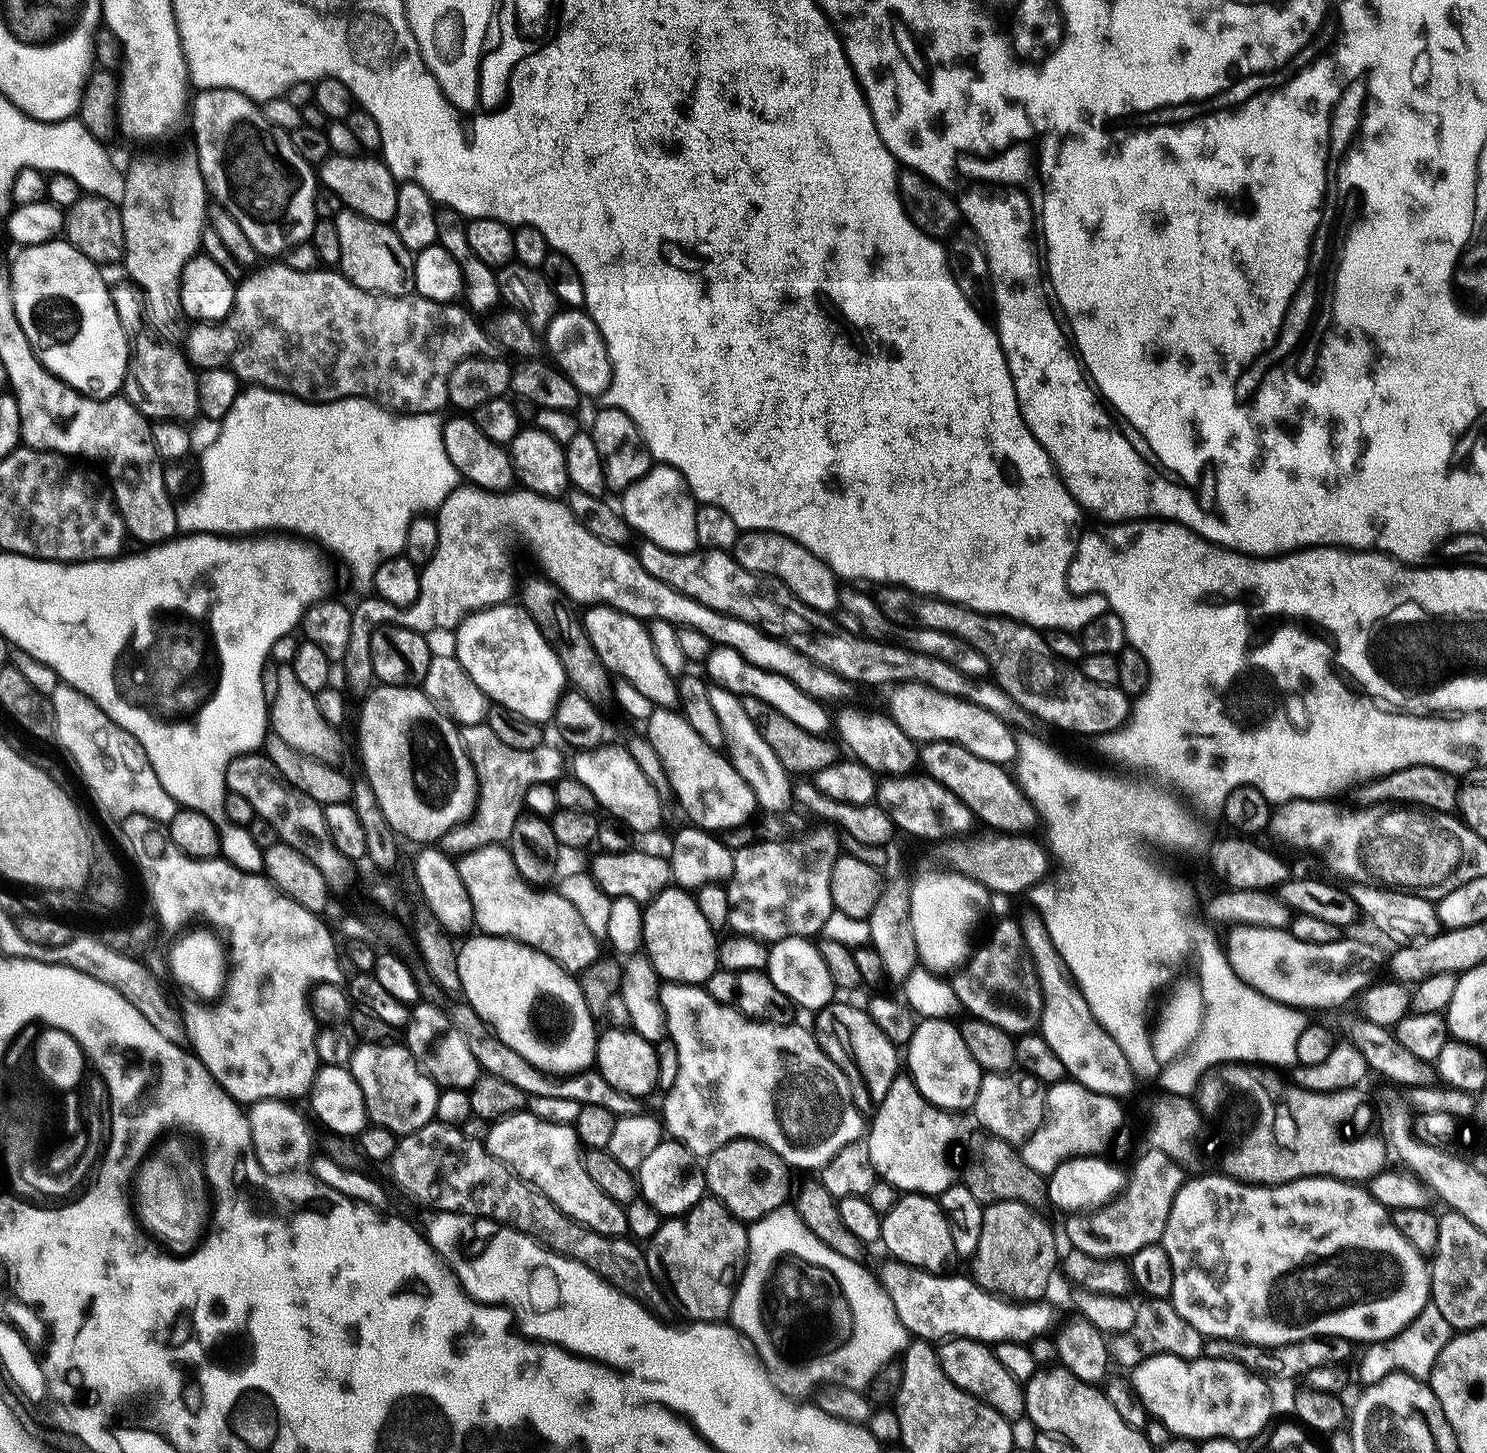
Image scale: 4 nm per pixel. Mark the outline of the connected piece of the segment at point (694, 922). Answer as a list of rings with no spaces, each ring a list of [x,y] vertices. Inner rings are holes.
[[[669,886],[648,901],[644,908],[643,955],[654,966],[661,981],[673,984],[707,985],[718,967],[718,936],[702,918],[698,902],[691,891]]]

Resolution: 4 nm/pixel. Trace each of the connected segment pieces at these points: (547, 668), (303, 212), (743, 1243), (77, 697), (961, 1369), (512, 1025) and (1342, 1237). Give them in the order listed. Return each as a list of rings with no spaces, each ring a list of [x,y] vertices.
[[[505,602],[481,608],[478,612],[469,612],[454,629],[454,636],[456,661],[466,670],[466,674],[470,674],[470,678],[474,678],[474,682],[478,682],[492,704],[506,706],[506,710],[514,710],[514,714],[522,714],[522,718],[530,718],[539,725],[543,725],[544,720],[551,721],[555,717],[560,694],[566,688],[562,662],[558,662],[558,654],[554,654],[524,607],[516,602]]]
[[[206,88],[197,91],[190,104],[190,116],[191,112],[192,132],[196,135],[194,151],[200,163],[202,174],[204,175],[204,184],[208,188],[211,199],[215,203],[221,204],[230,214],[230,218],[234,218],[234,222],[238,222],[238,226],[242,226],[243,232],[246,233],[246,238],[250,238],[250,246],[254,246],[261,257],[272,256],[268,258],[276,258],[279,257],[276,256],[279,252],[280,255],[287,253],[288,249],[293,248],[294,245],[305,243],[311,237],[318,219],[314,210],[314,194],[318,187],[318,176],[314,171],[313,165],[306,163],[302,158],[302,154],[298,154],[298,150],[294,150],[294,142],[292,141],[291,135],[283,132],[278,126],[270,126],[270,122],[266,122],[261,105],[250,97],[244,96],[238,90],[230,90],[229,88]]]
[[[699,1200],[683,1218],[668,1218],[654,1237],[664,1276],[676,1300],[696,1322],[720,1322],[731,1313],[736,1285],[748,1262],[748,1228],[723,1201]]]
[[[60,683],[50,697],[54,718],[56,719],[55,739],[68,751],[70,759],[76,763],[84,784],[96,804],[104,812],[115,818],[130,814],[146,814],[146,818],[167,822],[174,818],[178,807],[176,800],[158,782],[146,750],[122,726],[118,726],[86,694],[71,688],[69,684]]]
[[[953,1336],[941,1343],[936,1348],[936,1357],[942,1366],[942,1370],[946,1374],[946,1378],[950,1378],[950,1382],[954,1382],[954,1386],[961,1388],[966,1394],[970,1394],[974,1398],[978,1398],[986,1406],[990,1406],[994,1410],[998,1410],[998,1414],[1002,1414],[1006,1419],[1013,1422],[1019,1421],[1024,1416],[1024,1384],[1015,1380],[1006,1369],[1002,1367],[1002,1362],[998,1362],[995,1351],[982,1340],[967,1340],[961,1336]]]
[[[469,935],[459,945],[456,957],[463,999],[484,1019],[484,1023],[495,1032],[496,1037],[510,1046],[510,1050],[522,1054],[522,1058],[526,1058],[526,1062],[530,1062],[535,1068],[559,1077],[571,1076],[573,1072],[583,1072],[593,1067],[596,1058],[597,1021],[586,1006],[579,979],[573,973],[554,962],[554,958],[522,942],[507,940],[501,936]]]
[[[1215,1174],[1193,1175],[1185,1179],[1170,1207],[1162,1247],[1170,1258],[1174,1270],[1174,1286],[1171,1301],[1174,1310],[1194,1326],[1206,1338],[1217,1340],[1245,1340],[1248,1344],[1260,1344],[1263,1348],[1277,1348],[1286,1342],[1305,1340],[1311,1336],[1331,1338],[1341,1336],[1353,1342],[1388,1340],[1398,1335],[1427,1304],[1430,1303],[1432,1278],[1427,1259],[1392,1224],[1389,1209],[1371,1196],[1367,1187],[1356,1182],[1334,1180],[1331,1176],[1310,1176],[1288,1184],[1245,1184],[1231,1176]]]

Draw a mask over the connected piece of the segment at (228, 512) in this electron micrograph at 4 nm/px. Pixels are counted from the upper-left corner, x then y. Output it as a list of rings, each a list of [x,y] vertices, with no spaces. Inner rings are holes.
[[[248,386],[236,395],[234,406],[230,406],[219,428],[220,433],[209,442],[204,457],[198,460],[199,488],[177,507],[177,529],[184,534],[260,534],[265,530],[279,530],[281,533],[295,534],[300,538],[311,538],[329,553],[337,552],[348,563],[353,578],[365,586],[371,585],[374,570],[378,570],[382,562],[386,562],[391,556],[399,556],[403,553],[406,530],[410,522],[421,514],[432,514],[439,510],[444,499],[458,487],[462,480],[454,462],[450,462],[446,454],[444,420],[434,412],[397,414],[389,409],[381,408],[372,400],[362,398],[309,402],[298,400],[295,396],[287,396],[284,392],[272,392],[268,388]]]

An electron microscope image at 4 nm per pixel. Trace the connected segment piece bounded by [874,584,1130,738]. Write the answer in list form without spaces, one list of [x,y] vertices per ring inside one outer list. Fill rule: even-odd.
[[[885,584],[877,587],[875,591],[876,605],[882,610],[882,614],[886,614],[886,618],[890,618],[892,625],[911,625],[915,621],[921,628],[942,630],[942,634],[957,636],[974,646],[974,650],[978,650],[978,654],[986,658],[991,679],[1002,690],[1006,690],[1010,698],[1014,698],[1021,713],[1028,715],[1029,712],[1030,715],[1037,716],[1038,719],[1045,720],[1064,732],[1077,732],[1078,735],[1089,738],[1112,732],[1127,720],[1130,711],[1129,696],[1116,686],[1101,686],[1099,682],[1086,678],[1086,674],[1082,674],[1082,670],[1075,663],[1058,658],[1058,654],[1054,654],[1054,650],[1050,650],[1050,646],[1044,641],[1044,632],[1037,630],[1033,625],[1010,616],[992,616],[983,610],[967,608],[957,601],[944,600],[935,594],[917,594],[909,588],[900,588],[897,584]]]

